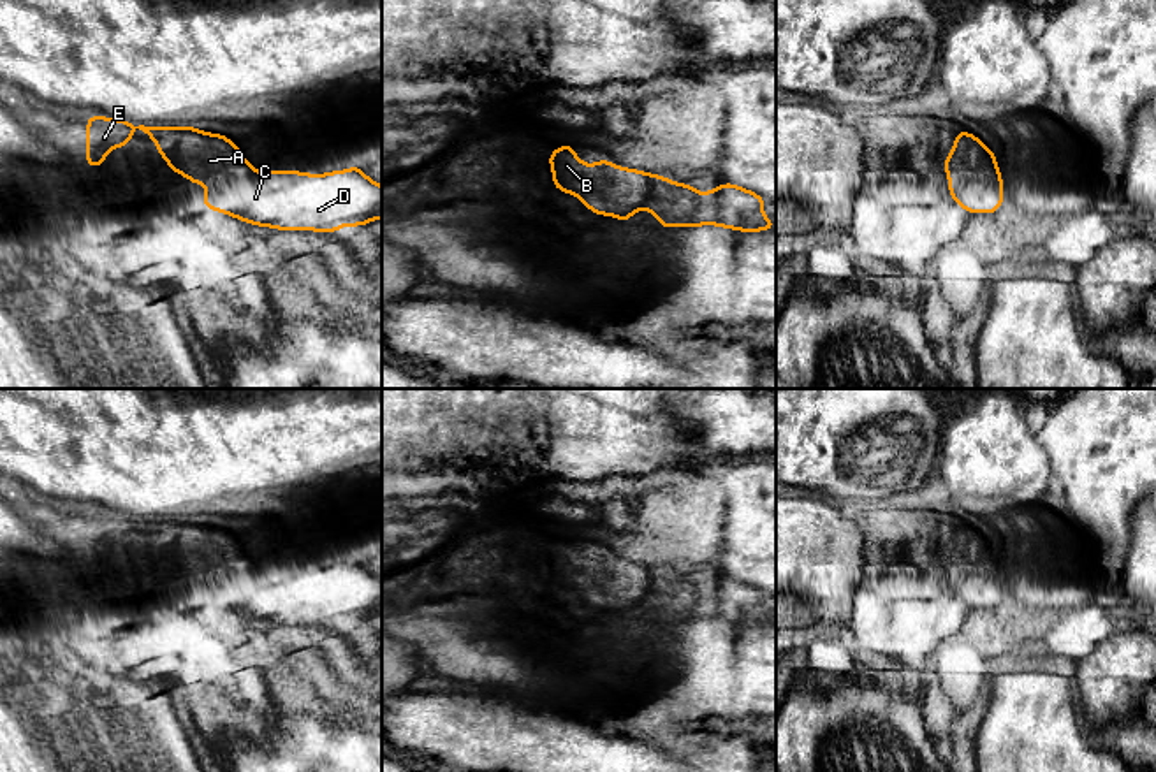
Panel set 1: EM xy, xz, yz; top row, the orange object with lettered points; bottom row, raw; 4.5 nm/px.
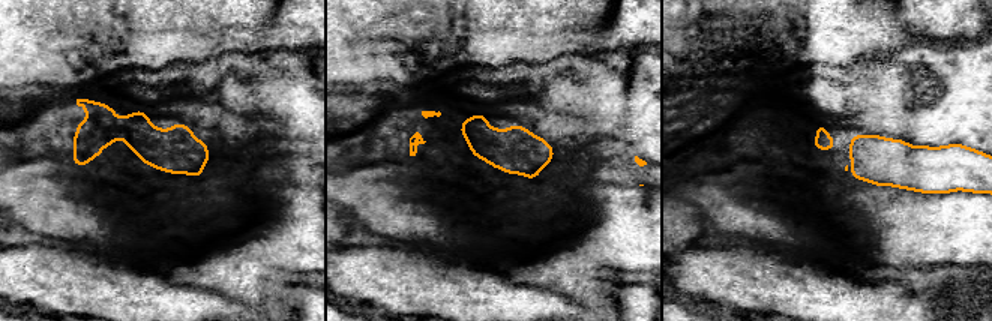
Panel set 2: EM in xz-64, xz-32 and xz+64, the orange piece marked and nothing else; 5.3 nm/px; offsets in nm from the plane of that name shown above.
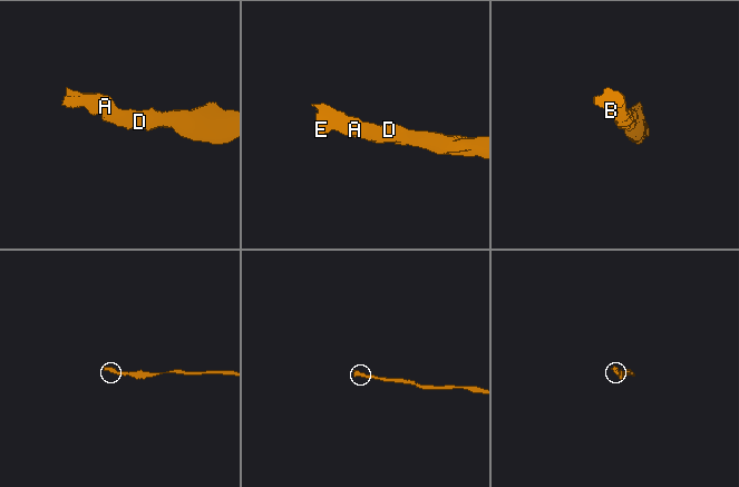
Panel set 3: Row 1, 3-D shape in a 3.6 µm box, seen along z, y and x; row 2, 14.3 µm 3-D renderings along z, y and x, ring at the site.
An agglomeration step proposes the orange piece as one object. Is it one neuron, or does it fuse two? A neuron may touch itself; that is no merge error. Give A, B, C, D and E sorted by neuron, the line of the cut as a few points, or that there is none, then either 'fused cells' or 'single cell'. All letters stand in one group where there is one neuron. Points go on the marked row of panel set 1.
A B C D E; no cut; single cell

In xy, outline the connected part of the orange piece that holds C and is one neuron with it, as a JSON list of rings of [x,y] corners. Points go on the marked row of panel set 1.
[[[88,114],[86,167],[107,164],[106,153],[127,146],[135,128],[155,141],[171,171],[211,186],[202,193],[202,206],[245,223],[326,234],[382,218],[382,186],[357,165],[327,174],[257,172],[229,137],[201,132],[194,125],[135,127]]]

